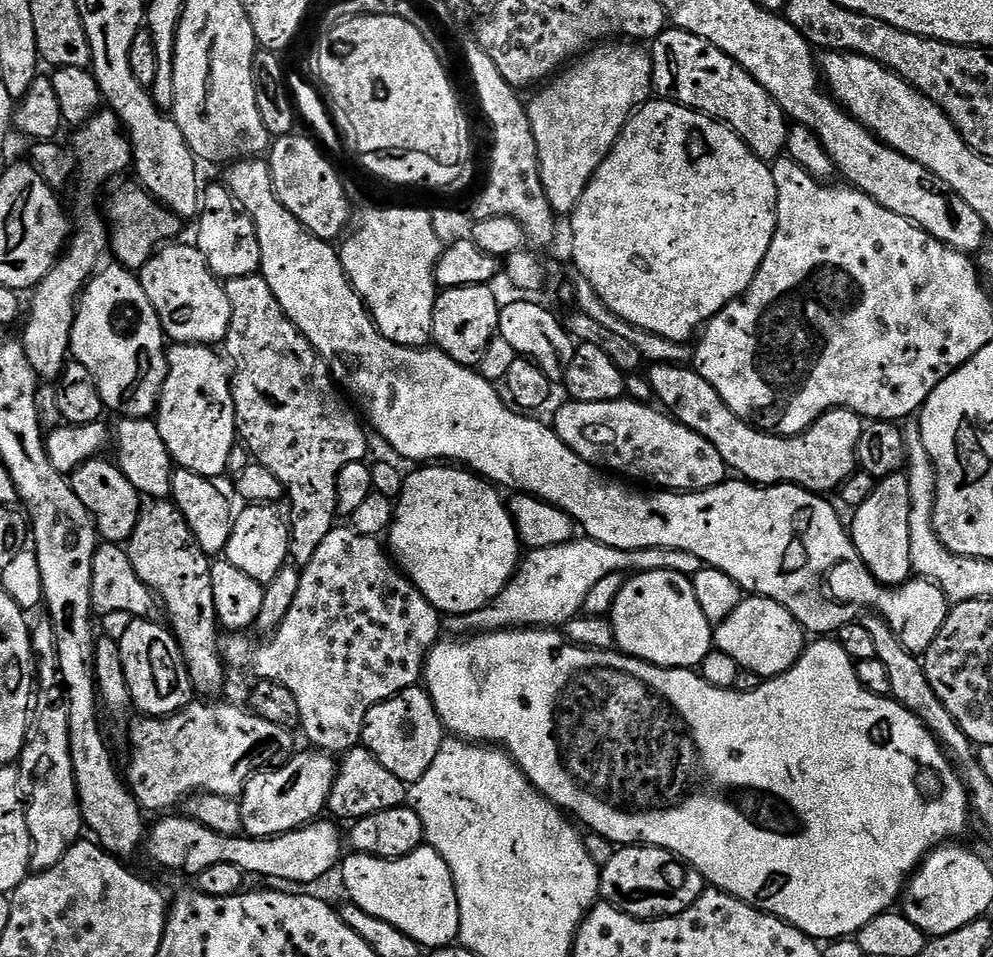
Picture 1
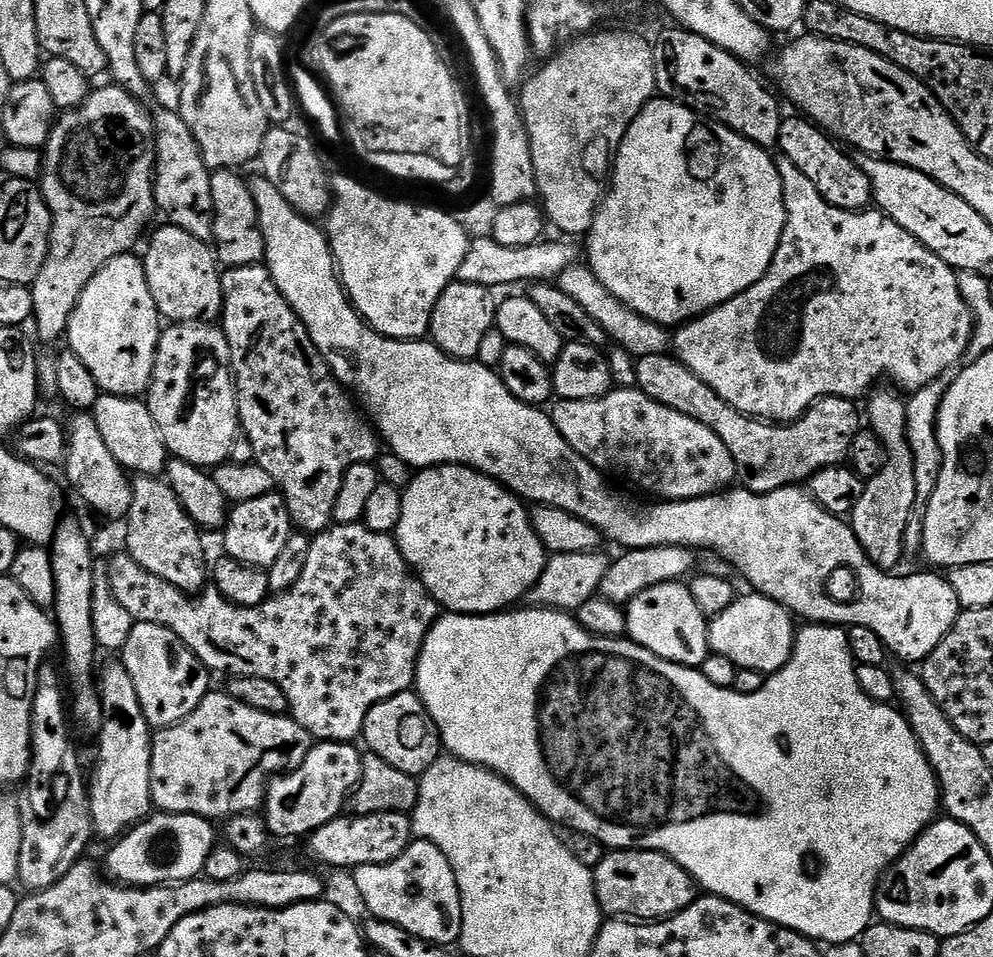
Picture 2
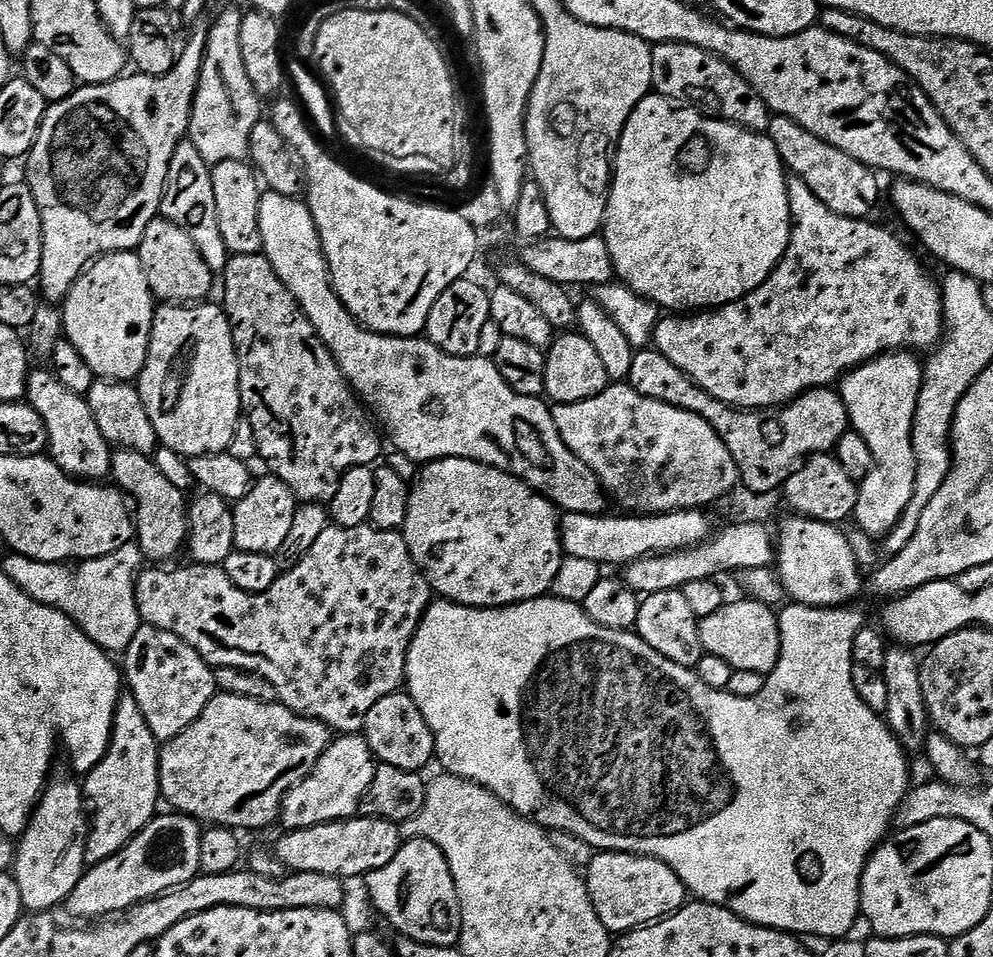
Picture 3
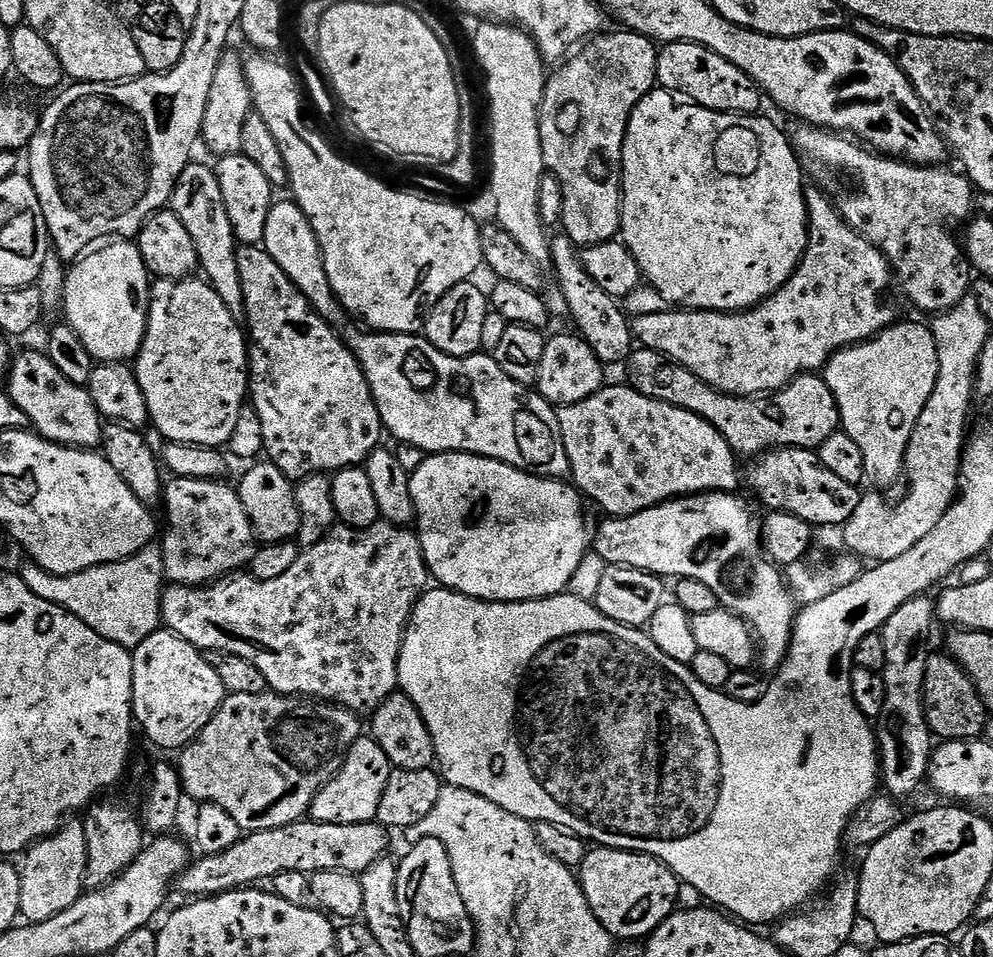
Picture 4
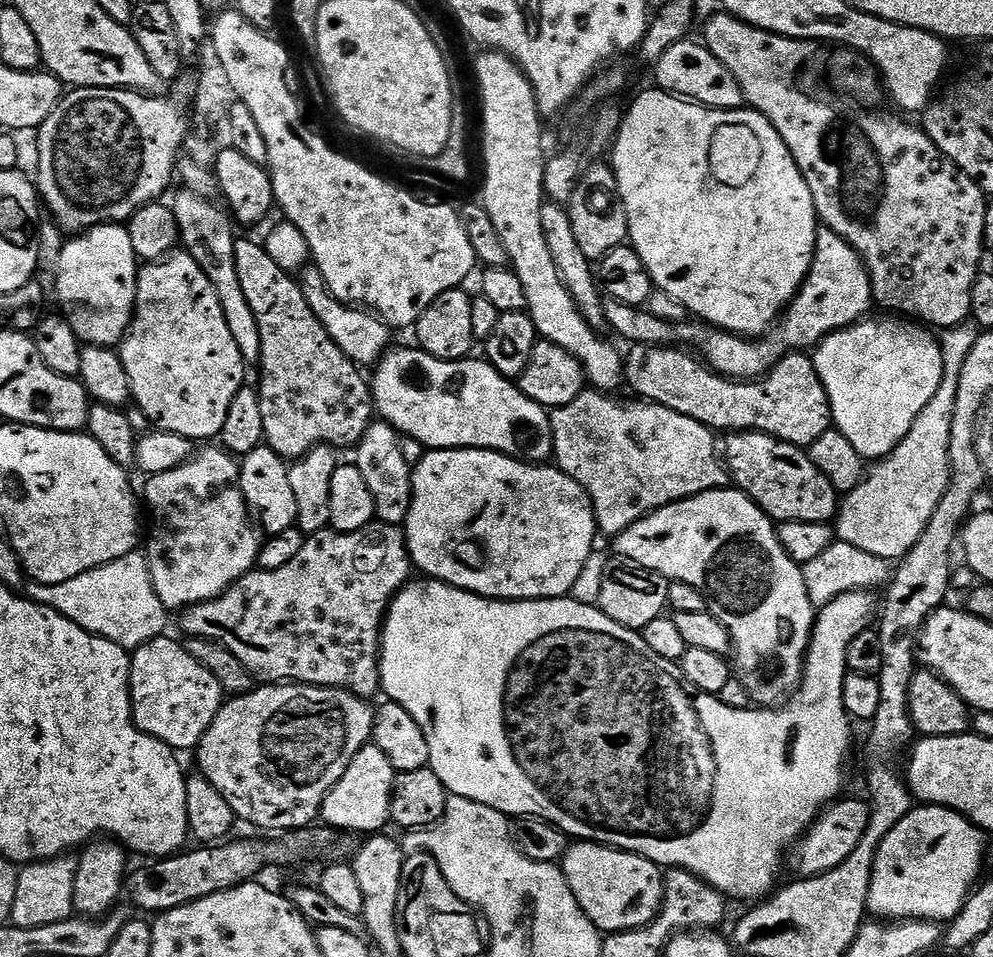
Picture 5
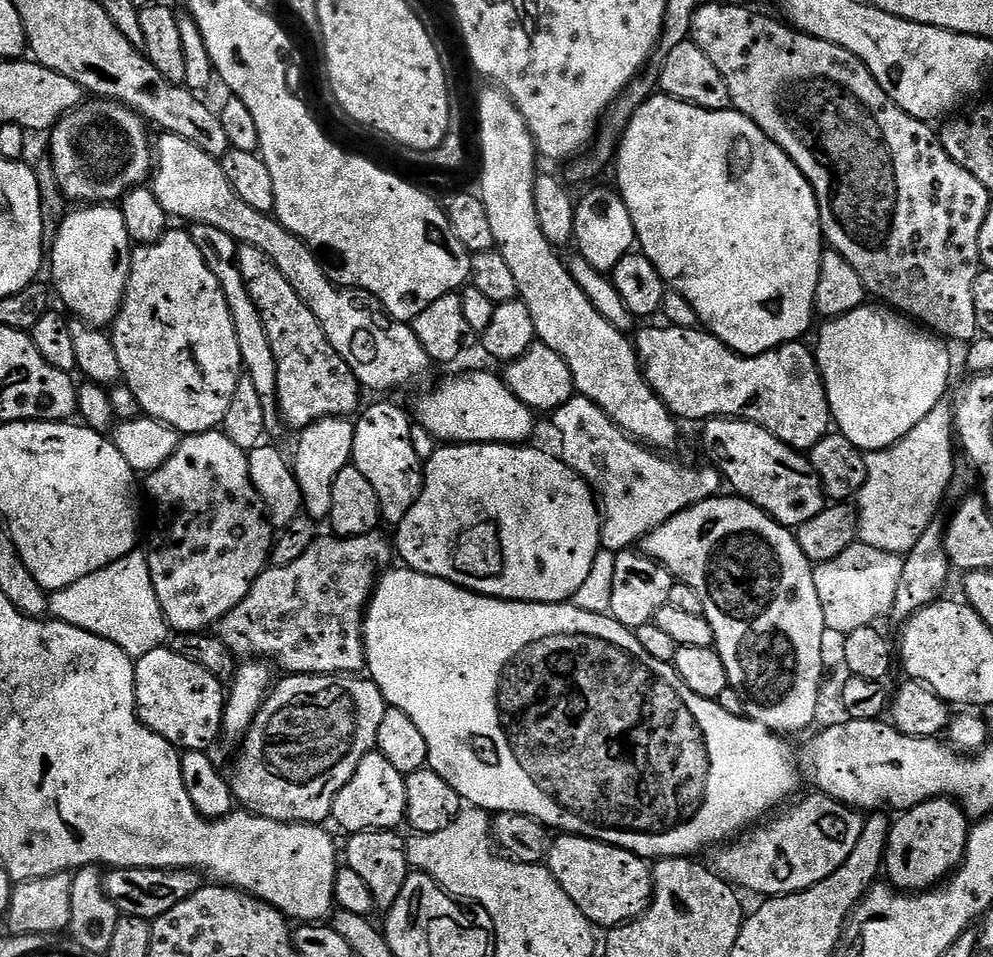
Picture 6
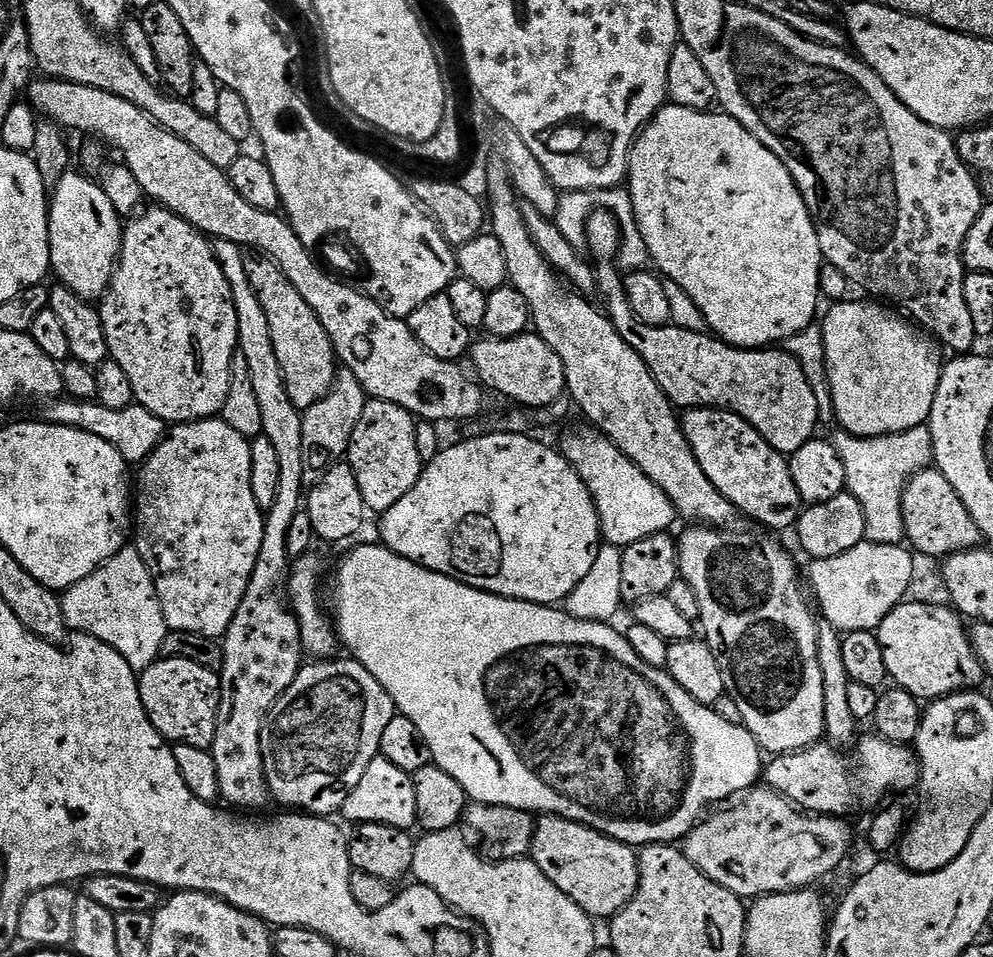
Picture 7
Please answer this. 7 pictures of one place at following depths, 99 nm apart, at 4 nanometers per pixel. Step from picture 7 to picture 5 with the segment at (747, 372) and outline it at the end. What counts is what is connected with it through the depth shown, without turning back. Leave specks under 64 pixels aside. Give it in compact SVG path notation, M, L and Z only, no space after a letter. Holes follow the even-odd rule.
M604 162L593 163L587 174L580 179L578 190L566 209L573 223L575 241L591 262L599 262L610 250L621 247L628 240L628 219L618 190L616 175ZM637 344L631 351L624 362L624 379L641 401L678 410L717 433L765 432L807 450L833 427L832 407L811 355L794 352L780 359L768 375L741 382L719 376L703 359L680 346Z

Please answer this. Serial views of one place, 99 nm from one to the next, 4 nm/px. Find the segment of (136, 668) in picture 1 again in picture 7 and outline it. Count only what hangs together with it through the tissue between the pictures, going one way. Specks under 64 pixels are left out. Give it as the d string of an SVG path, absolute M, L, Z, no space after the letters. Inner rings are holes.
M159 658L153 661L148 668L139 673L140 681L140 697L142 698L142 706L146 710L146 714L150 718L150 722L154 726L154 730L158 730L158 734L162 734L164 739L171 742L173 745L185 744L186 746L198 746L199 748L211 749L214 738L216 737L216 715L220 709L220 678L219 675L211 668L203 668L198 666L198 662L186 662L182 658Z

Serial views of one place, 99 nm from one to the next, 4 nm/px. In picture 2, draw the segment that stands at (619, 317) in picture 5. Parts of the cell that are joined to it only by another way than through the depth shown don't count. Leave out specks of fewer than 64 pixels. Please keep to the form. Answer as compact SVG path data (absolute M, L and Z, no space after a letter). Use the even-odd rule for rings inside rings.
M780 154L775 157L775 161L778 174L782 178L782 194L786 206L786 222L782 230L782 238L778 242L778 250L766 274L762 274L762 278L758 278L754 286L730 298L726 303L719 304L711 312L705 312L703 316L698 316L695 320L675 329L674 355L676 359L685 364L698 378L702 378L702 382L706 382L706 386L710 386L710 390L714 390L714 394L718 394L718 398L722 398L734 410L738 410L744 416L759 418L765 422L799 420L805 410L822 396L837 396L859 401L867 397L879 385L876 383L883 376L888 380L893 380L897 384L895 387L901 393L911 394L922 390L922 386L945 377L948 374L946 372L951 373L967 357L972 337L972 311L966 298L962 298L962 290L958 290L956 269L942 262L938 254L922 246L922 242L918 242L914 234L906 234L906 230L902 230L898 222L894 222L883 212L879 210L851 212L835 208L823 200L822 194L814 188L810 179L806 178L806 175L802 174L802 171L798 170L798 167L794 166L789 158Z

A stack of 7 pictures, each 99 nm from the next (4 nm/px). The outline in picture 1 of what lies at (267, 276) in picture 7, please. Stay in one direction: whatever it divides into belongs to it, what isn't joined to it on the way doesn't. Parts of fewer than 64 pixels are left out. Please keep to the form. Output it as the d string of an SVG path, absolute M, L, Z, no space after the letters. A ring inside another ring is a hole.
M263 274L230 278L224 284L224 289L226 298L230 298L230 330L222 348L230 365L236 431L251 459L266 466L270 474L274 474L274 478L282 482L287 503L292 503L290 560L293 565L303 566L310 562L310 558L314 558L318 545L324 541L326 534L337 527L338 474L342 466L358 464L365 459L364 455L368 452L365 425L357 409L345 399L333 380L328 363L316 353L312 343L298 330L286 310L282 310L278 298L274 298L274 290L270 290Z

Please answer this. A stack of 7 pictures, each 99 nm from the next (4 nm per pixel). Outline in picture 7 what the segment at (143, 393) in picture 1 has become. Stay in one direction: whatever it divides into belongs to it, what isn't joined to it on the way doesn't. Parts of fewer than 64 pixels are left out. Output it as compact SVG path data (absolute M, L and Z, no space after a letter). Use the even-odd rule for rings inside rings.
M69 170L50 194L48 241L51 271L61 285L74 290L82 299L96 302L108 291L116 262L120 258L122 218L99 183L83 171Z

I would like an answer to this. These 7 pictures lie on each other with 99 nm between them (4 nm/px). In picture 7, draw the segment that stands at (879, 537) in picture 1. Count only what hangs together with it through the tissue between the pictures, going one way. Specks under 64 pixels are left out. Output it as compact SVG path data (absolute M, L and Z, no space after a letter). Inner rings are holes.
M872 298L852 299L833 303L822 321L835 423L851 436L889 436L921 427L932 412L934 394L940 381L942 359L936 353L937 345L899 311Z

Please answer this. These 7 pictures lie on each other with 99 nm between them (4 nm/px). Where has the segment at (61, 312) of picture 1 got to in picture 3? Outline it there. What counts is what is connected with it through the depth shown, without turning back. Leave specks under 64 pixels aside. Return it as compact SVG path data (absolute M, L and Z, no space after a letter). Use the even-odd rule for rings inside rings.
M202 26L187 40L188 37L179 49L176 64L172 67L170 74L165 76L125 74L119 80L111 80L105 84L85 84L77 87L76 91L70 94L70 98L66 98L57 104L49 104L48 111L44 113L44 121L38 130L38 138L26 157L26 163L28 163L26 183L28 189L34 194L34 202L38 206L38 214L42 218L42 262L40 263L38 290L47 303L57 306L63 305L65 298L74 286L74 282L78 282L78 278L84 275L88 265L93 264L100 257L108 256L111 252L131 252L139 249L142 234L146 234L146 226L150 226L150 222L160 216L160 203L164 197L164 187L168 181L170 158L174 158L174 150L178 150L181 140L185 139L188 134L188 123L192 113L194 94L196 93L202 62L206 54L208 28Z

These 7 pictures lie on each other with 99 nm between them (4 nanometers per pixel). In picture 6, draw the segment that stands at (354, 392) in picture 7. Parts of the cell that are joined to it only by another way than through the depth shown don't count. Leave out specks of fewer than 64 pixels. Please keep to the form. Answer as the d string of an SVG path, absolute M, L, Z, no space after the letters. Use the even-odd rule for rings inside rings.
M327 416L299 433L300 441L296 444L296 457L293 455L290 463L300 487L303 511L311 520L317 522L328 520L334 502L334 478L338 478L342 469L349 467L355 429L356 425L351 419Z

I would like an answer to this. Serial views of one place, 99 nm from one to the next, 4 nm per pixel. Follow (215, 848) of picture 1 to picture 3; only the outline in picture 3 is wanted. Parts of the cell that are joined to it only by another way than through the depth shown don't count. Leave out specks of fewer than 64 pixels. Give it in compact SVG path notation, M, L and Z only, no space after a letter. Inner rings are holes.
M158 814L114 858L91 865L84 877L68 895L66 909L80 922L96 922L101 918L116 918L144 900L181 888L201 875L198 850L202 850L202 824L183 814Z

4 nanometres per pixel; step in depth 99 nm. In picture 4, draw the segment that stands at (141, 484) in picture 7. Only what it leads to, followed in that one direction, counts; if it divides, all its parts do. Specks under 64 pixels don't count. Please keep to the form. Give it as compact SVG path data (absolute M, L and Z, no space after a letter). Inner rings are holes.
M172 478L164 485L162 505L168 511L168 529L159 541L163 579L169 585L199 588L243 569L254 551L252 523L240 501L239 491L223 479Z

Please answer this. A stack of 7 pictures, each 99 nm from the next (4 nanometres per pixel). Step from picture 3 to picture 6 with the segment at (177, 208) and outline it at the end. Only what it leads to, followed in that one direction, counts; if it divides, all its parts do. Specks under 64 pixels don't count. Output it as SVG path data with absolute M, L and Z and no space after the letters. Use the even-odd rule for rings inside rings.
M193 224L190 231L194 238L194 246L198 246L202 258L206 258L206 266L210 266L214 278L218 278L222 294L226 294L226 306L230 306L230 318L234 318L234 334L238 334L240 363L250 382L254 382L258 398L262 398L262 410L266 412L264 431L269 437L280 436L286 432L286 425L280 416L280 407L276 405L278 366L274 362L274 350L270 350L270 338L266 338L266 326L262 326L262 314L258 314L258 306L254 306L254 298L250 298L246 282L242 282L242 270L238 270L237 242L234 238L230 238L230 234L222 234L218 226Z

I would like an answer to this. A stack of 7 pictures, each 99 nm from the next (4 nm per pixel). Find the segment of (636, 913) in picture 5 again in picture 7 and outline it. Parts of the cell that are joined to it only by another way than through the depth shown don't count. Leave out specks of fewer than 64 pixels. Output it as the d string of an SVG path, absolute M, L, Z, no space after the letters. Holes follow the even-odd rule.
M541 815L536 821L536 829L533 832L532 851L530 858L570 898L579 906L587 916L599 918L611 918L620 913L634 898L638 890L638 878L640 877L640 857L637 849L630 844L623 844L609 836L603 836L598 830L588 828L573 820L567 820L561 816Z

